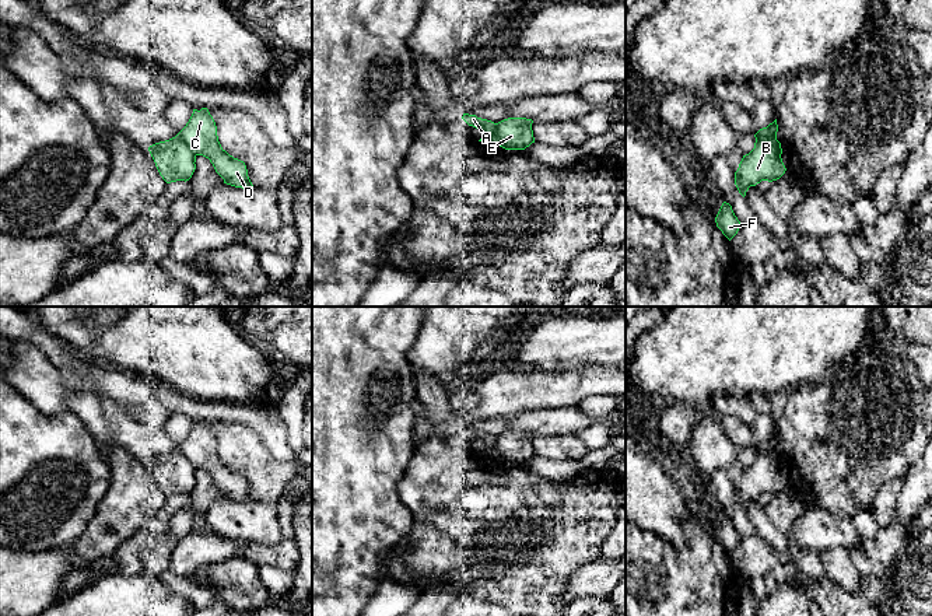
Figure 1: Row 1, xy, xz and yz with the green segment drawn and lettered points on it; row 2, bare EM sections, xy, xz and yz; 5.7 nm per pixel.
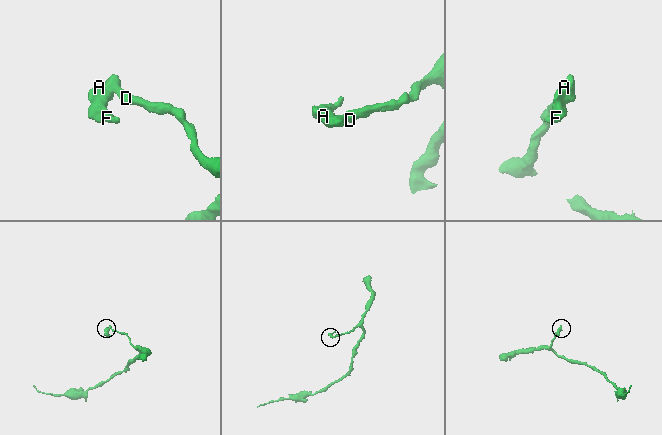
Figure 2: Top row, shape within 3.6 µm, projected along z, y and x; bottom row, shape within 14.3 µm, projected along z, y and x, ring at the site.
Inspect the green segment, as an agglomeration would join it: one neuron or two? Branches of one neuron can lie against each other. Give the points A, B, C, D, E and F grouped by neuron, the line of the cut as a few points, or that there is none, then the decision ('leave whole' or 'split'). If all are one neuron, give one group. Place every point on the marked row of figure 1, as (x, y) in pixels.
A B F / C D E | xy (177, 135), (196, 154) | split

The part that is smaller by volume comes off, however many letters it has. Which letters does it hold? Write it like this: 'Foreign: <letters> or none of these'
Foreign: A, B, F

